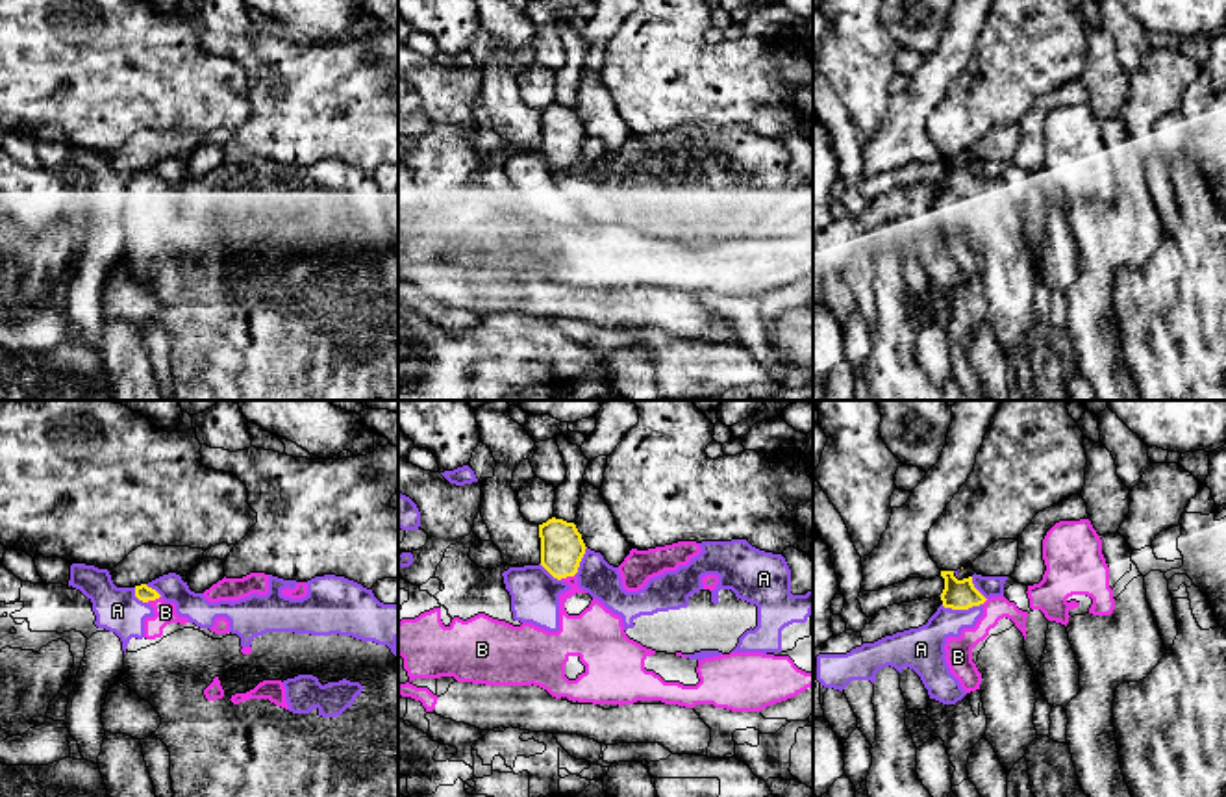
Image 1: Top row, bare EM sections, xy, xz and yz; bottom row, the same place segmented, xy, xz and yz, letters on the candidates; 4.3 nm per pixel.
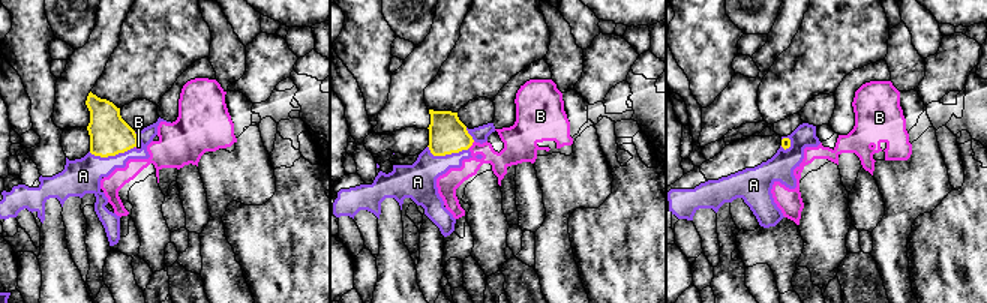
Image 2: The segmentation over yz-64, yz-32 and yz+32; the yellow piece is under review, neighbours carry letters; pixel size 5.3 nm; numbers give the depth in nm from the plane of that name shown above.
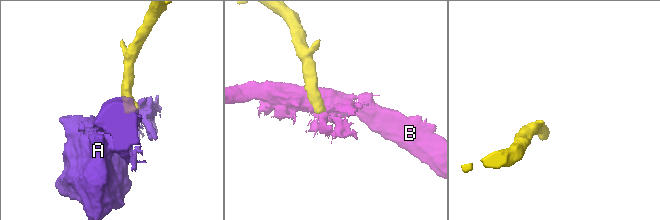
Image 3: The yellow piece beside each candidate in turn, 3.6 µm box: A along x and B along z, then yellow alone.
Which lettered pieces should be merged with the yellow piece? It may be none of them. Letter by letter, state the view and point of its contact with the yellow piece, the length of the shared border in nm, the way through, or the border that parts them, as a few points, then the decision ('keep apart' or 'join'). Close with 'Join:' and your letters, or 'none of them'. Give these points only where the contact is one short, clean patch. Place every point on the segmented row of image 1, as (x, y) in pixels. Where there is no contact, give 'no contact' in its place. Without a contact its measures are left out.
A: contact yz (962, 608); length 180 nm; border yz (982, 603), (971, 608), (945, 608), (941, 605); keep apart
B: contact xz (567, 575); length 80 nm; border xz (575, 573), (560, 579); keep apart
Join: none of them

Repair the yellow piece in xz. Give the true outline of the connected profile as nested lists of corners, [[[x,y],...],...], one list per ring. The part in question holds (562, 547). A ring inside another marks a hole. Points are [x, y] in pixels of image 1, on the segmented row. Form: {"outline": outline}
{"outline": [[[548,519],[539,525],[541,565],[557,580],[574,576],[585,554],[585,543],[574,523]]]}

